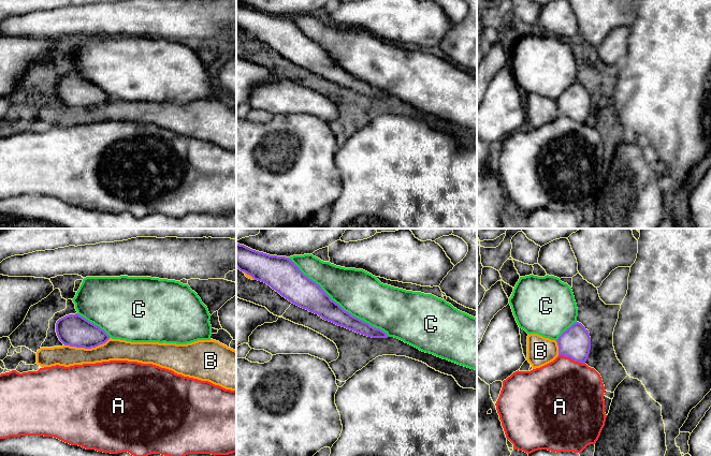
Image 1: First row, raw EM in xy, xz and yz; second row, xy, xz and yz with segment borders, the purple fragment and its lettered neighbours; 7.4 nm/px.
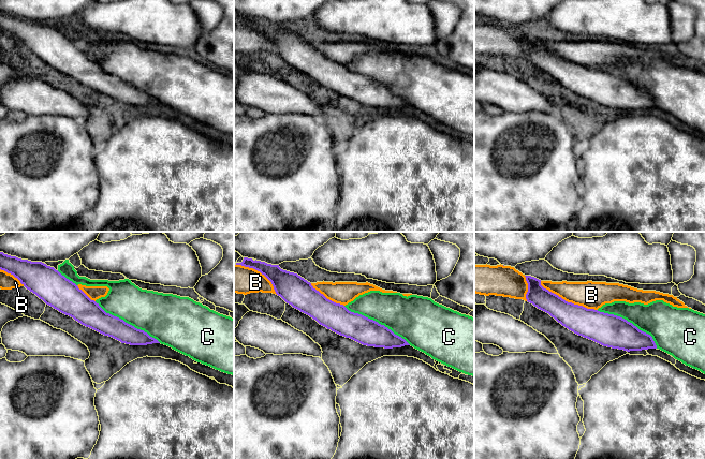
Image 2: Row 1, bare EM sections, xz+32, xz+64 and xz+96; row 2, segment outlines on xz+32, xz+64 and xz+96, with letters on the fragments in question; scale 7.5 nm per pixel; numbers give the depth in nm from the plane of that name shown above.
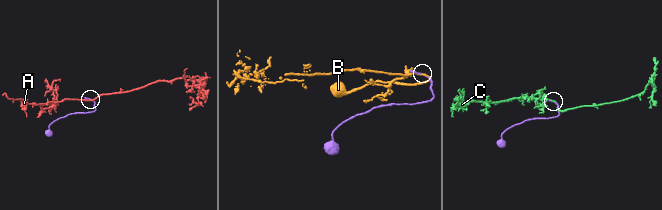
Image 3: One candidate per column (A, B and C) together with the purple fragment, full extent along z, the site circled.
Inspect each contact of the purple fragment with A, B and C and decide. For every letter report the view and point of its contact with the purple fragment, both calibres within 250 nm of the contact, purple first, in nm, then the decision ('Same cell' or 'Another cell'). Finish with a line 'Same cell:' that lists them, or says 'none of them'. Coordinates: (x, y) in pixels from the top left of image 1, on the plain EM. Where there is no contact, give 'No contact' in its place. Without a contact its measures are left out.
A: Touches purple at yz (571, 118). Thickness 240 nm (purple) against 480 nm. Another cell
B: Touches purple at xy (87, 107). Thickness 240 nm (purple) against 160 nm. Another cell
C: Touches purple at xz (337, 63). Thickness 220 nm (purple) against 340 nm. Same cell
Same cell: C

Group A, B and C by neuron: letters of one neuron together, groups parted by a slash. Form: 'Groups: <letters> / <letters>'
Groups: A / B / C

